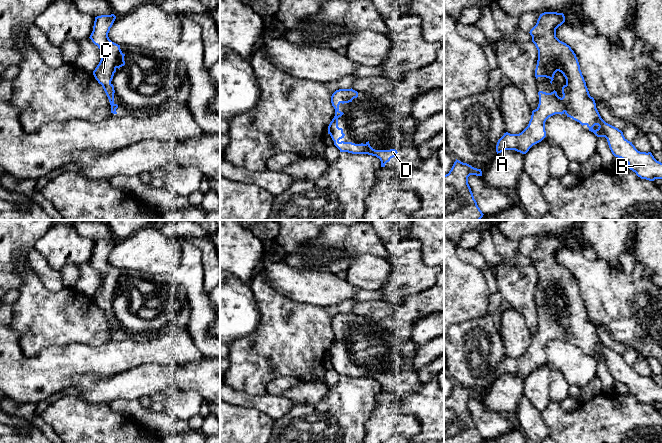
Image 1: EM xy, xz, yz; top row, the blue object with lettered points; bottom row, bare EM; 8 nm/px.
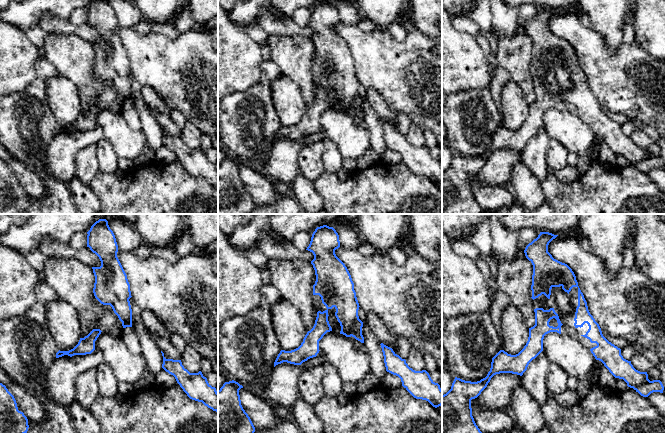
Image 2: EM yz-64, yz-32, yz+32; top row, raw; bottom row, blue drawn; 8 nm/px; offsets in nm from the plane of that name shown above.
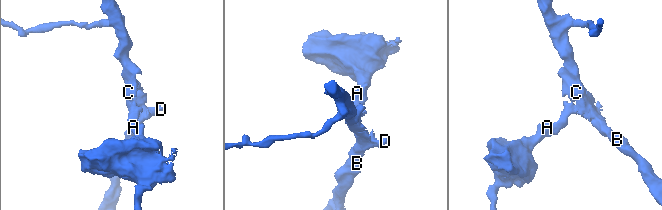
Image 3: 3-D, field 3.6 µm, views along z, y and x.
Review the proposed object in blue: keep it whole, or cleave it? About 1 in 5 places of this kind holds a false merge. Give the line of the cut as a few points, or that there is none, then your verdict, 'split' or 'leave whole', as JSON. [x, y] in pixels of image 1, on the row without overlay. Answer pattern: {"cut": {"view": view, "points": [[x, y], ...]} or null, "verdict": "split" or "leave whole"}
{"cut": null, "verdict": "leave whole"}

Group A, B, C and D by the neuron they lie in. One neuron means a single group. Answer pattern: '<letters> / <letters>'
A B C D

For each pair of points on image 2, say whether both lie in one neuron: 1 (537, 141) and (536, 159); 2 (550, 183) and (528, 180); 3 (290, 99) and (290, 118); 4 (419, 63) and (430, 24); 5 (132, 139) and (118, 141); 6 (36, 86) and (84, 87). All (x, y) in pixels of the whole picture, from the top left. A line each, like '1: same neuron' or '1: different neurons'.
1: same neuron
2: different neurons
3: same neuron
4: different neurons
5: same neuron
6: different neurons

